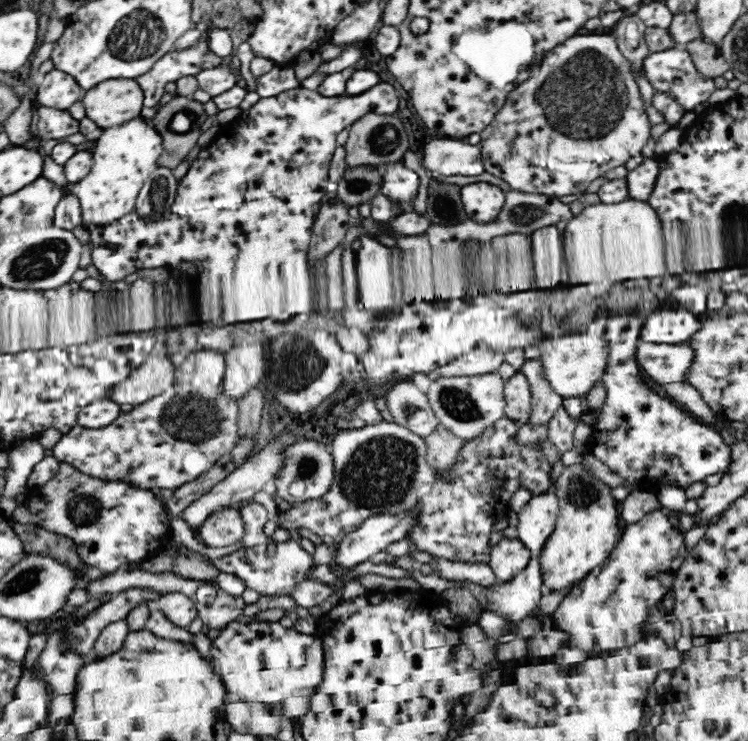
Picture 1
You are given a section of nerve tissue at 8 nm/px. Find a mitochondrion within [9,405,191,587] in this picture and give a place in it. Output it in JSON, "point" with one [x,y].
{"point":[90,511]}

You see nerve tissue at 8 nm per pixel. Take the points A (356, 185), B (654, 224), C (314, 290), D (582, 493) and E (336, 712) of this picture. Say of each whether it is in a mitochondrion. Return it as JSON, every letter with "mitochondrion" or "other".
{"A":"mitochondrion","B":"other","C":"other","D":"mitochondrion","E":"other"}

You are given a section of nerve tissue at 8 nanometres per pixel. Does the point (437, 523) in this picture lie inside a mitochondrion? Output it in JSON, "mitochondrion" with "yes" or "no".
{"mitochondrion":"no"}

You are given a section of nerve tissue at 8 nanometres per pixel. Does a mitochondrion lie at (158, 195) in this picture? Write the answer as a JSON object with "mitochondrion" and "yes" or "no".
{"mitochondrion":"yes"}

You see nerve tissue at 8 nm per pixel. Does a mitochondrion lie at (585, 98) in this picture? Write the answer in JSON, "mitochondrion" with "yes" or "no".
{"mitochondrion":"yes"}

